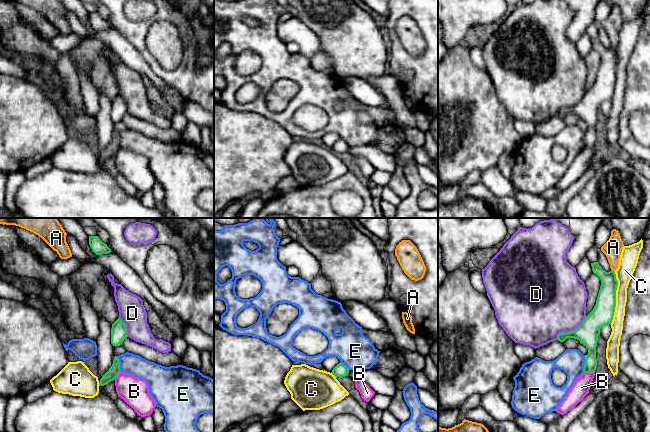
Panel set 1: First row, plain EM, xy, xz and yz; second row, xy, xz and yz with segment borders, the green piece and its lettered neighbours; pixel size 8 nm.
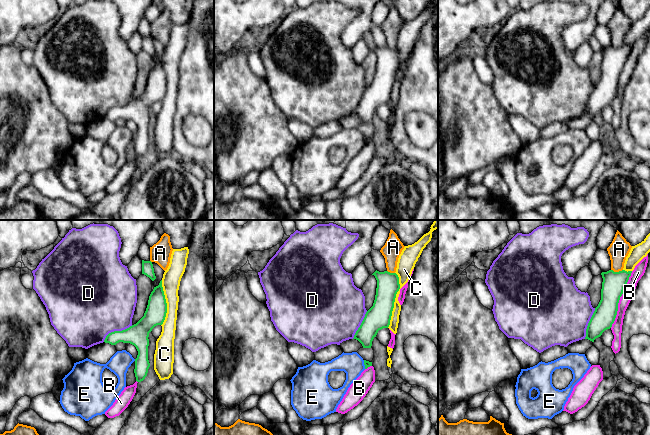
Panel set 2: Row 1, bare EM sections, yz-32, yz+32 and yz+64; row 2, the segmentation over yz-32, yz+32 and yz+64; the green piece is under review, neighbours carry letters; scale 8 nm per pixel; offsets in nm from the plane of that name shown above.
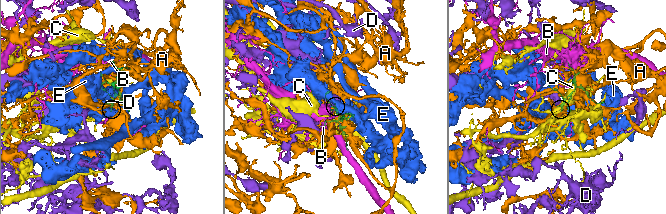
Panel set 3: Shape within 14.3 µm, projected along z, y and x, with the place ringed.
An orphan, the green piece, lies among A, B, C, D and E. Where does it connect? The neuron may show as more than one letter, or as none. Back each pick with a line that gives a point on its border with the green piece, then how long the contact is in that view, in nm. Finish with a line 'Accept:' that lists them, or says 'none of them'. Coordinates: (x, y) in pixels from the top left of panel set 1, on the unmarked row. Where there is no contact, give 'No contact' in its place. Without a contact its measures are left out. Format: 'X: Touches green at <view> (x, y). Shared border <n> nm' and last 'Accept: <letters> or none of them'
D: Touches green at yz (571, 107). Shared border 300 nm
Accept: D

